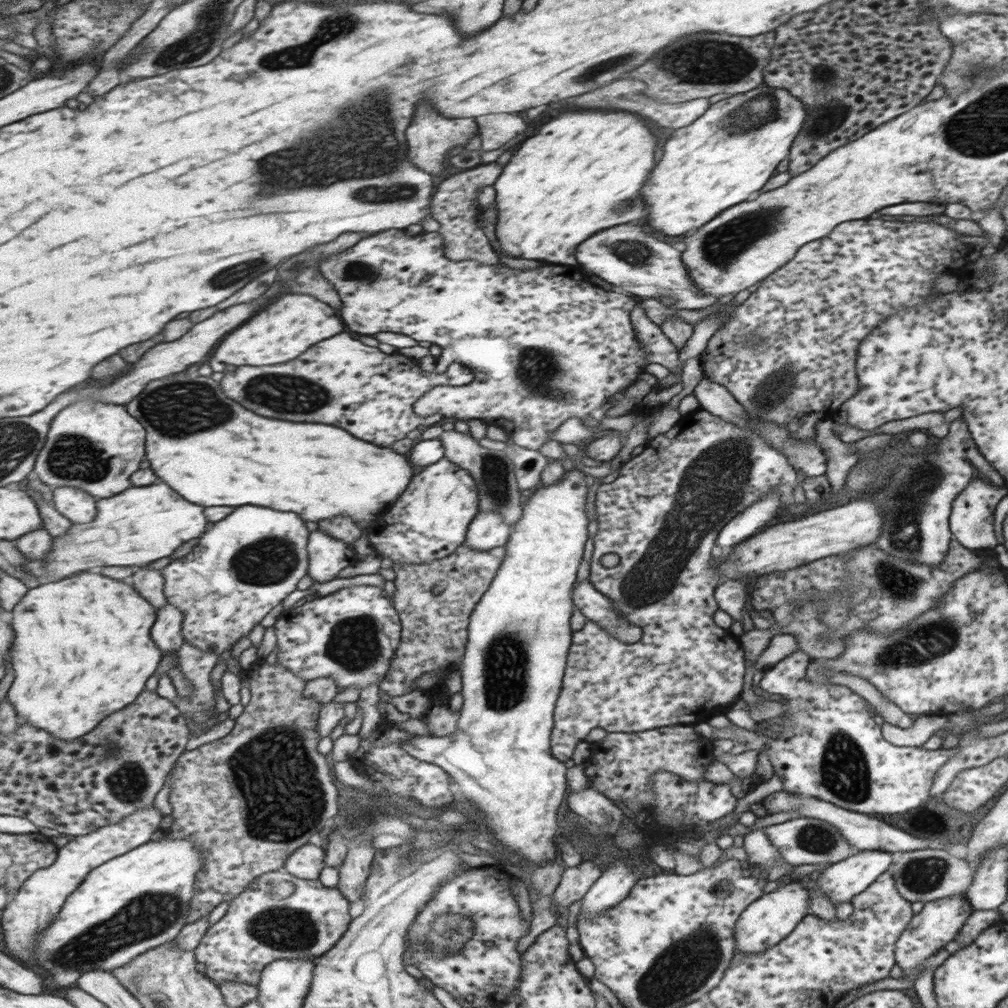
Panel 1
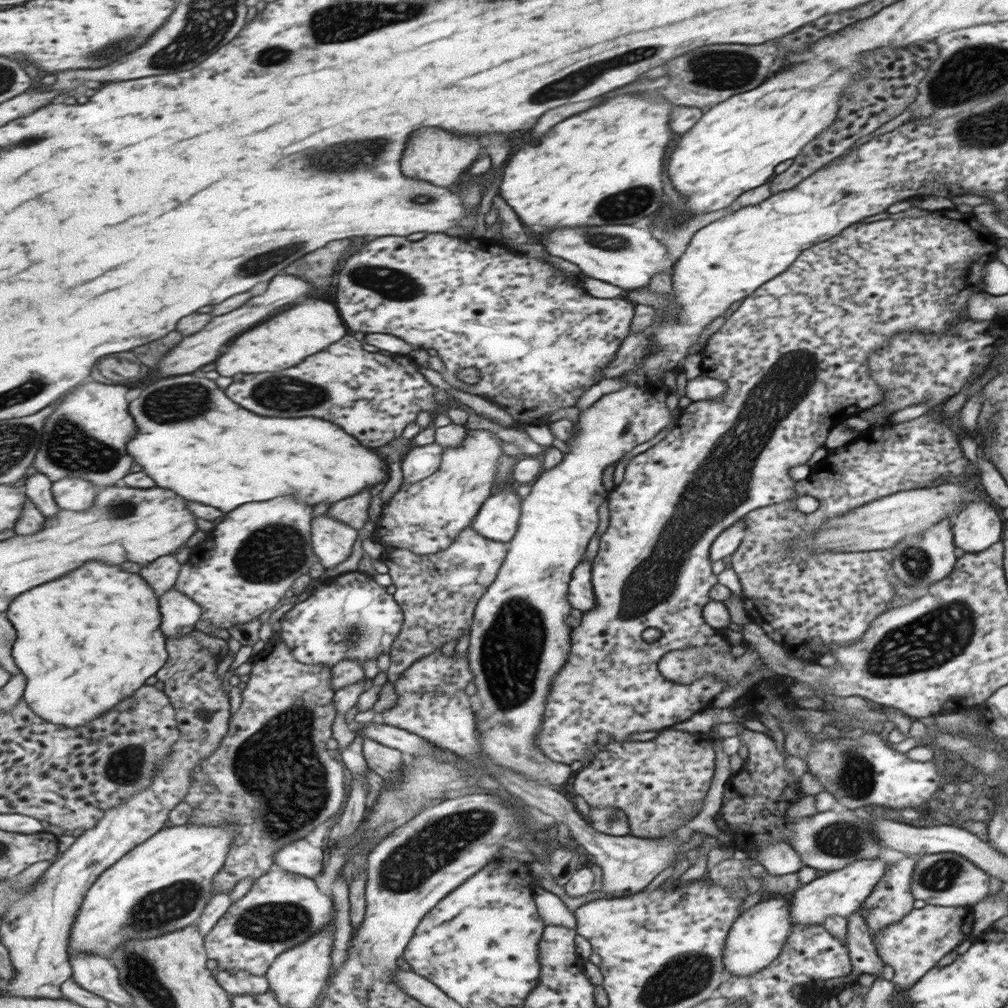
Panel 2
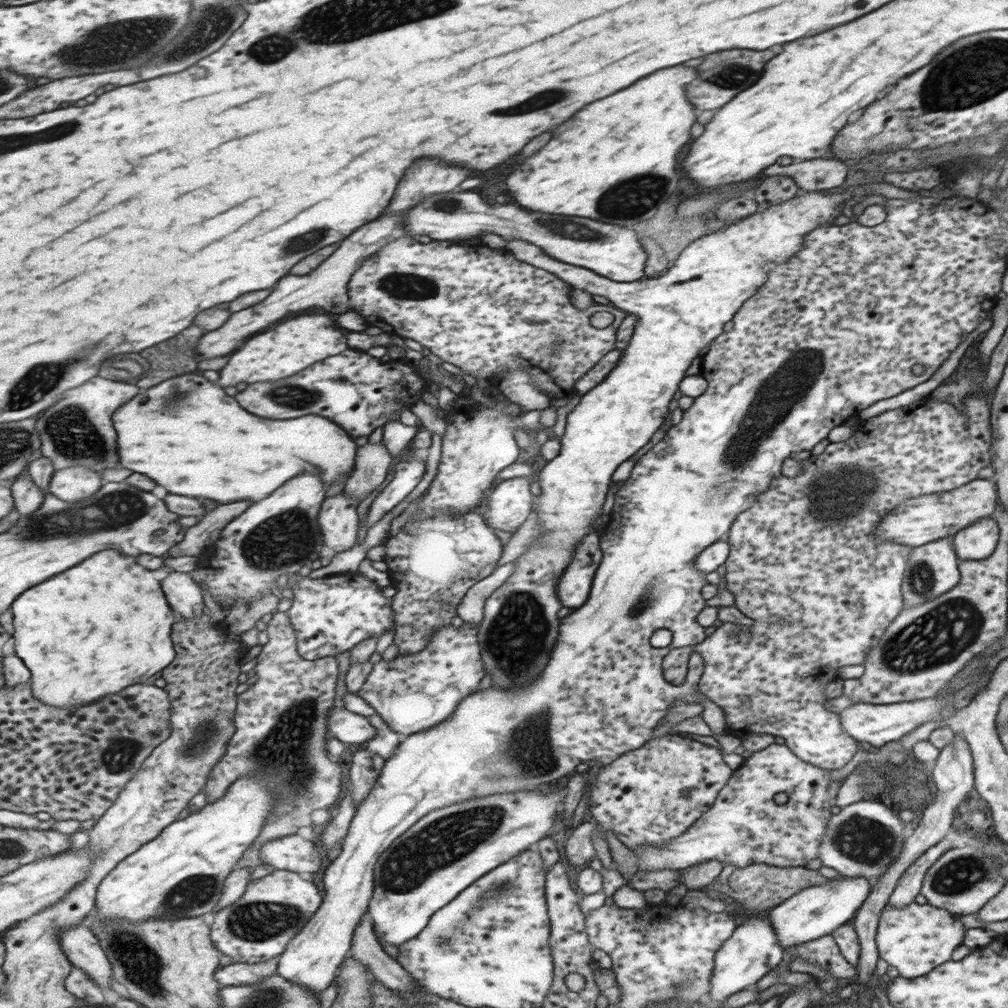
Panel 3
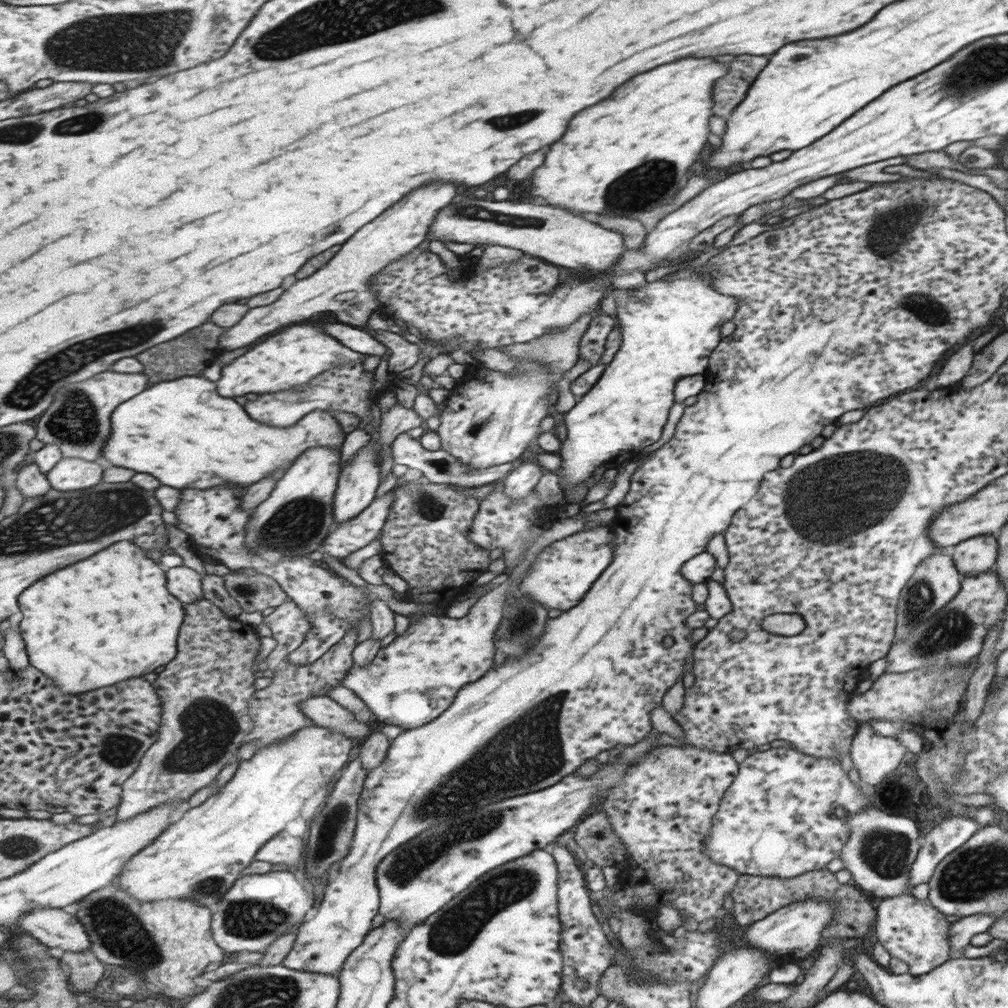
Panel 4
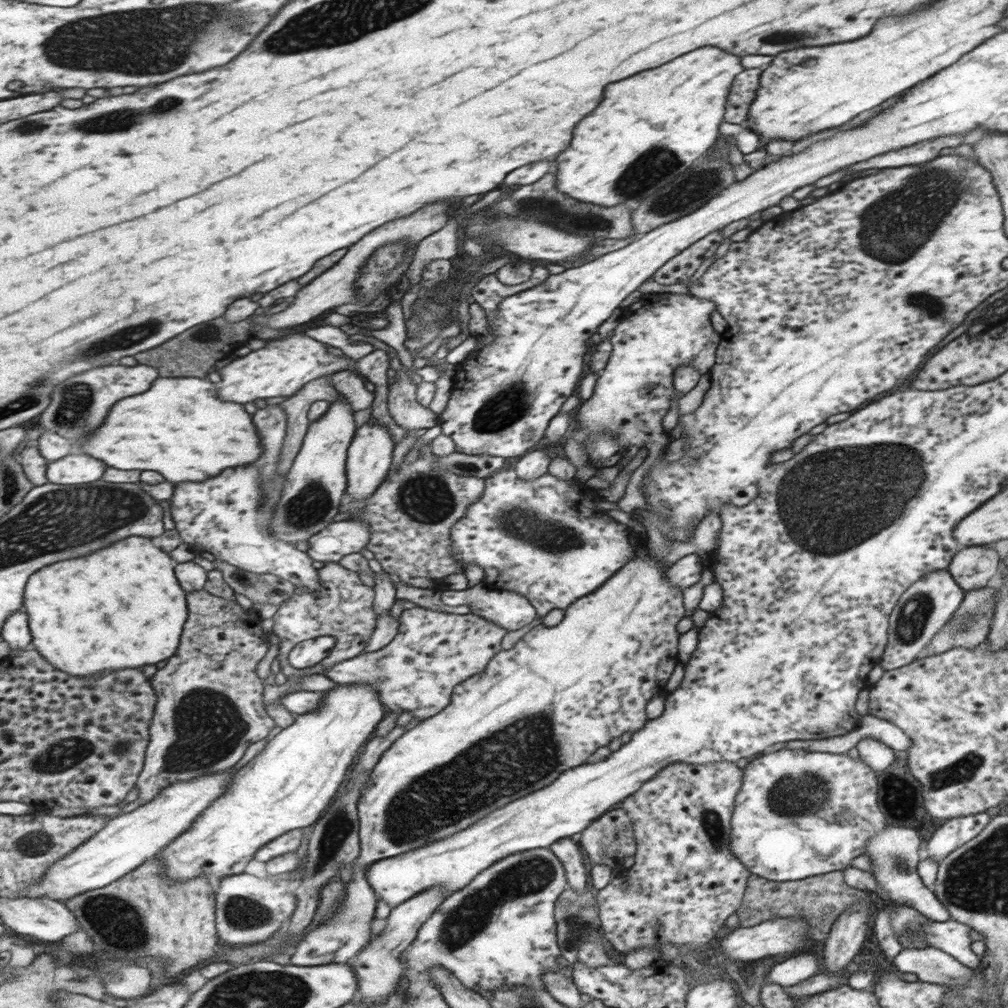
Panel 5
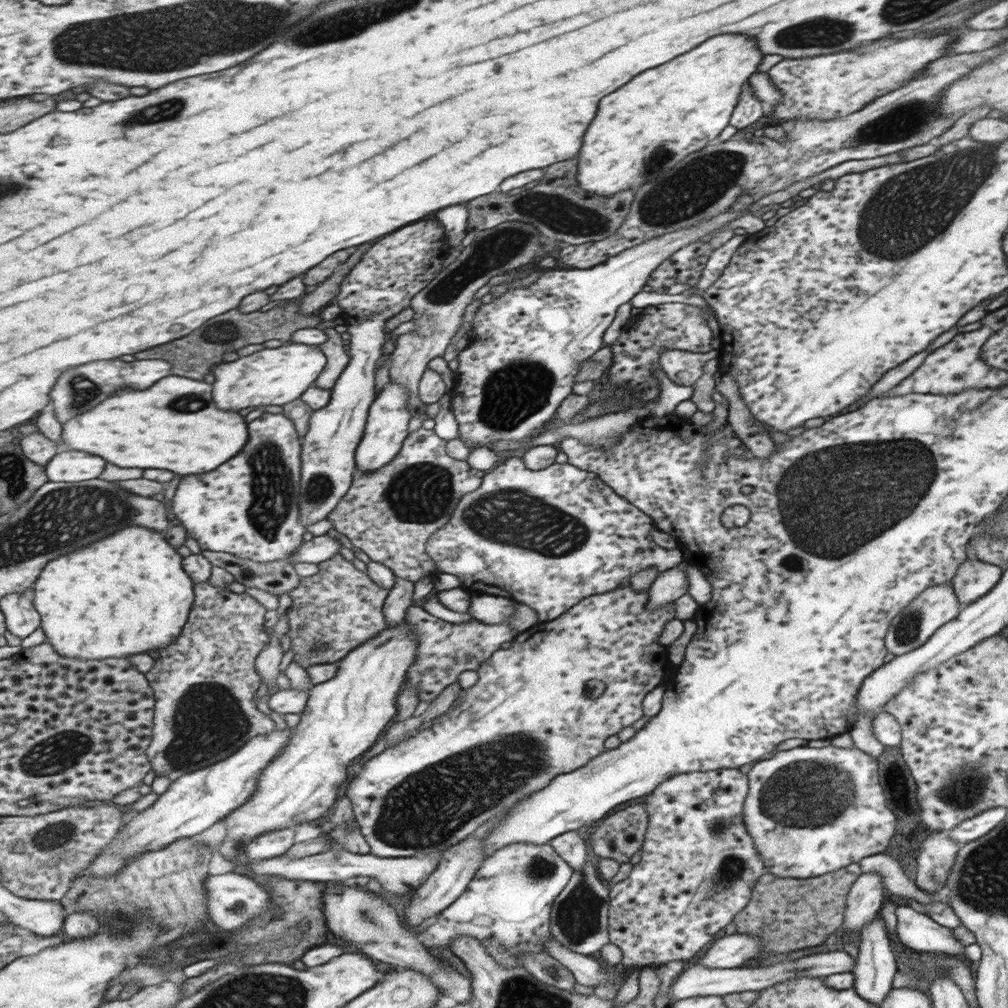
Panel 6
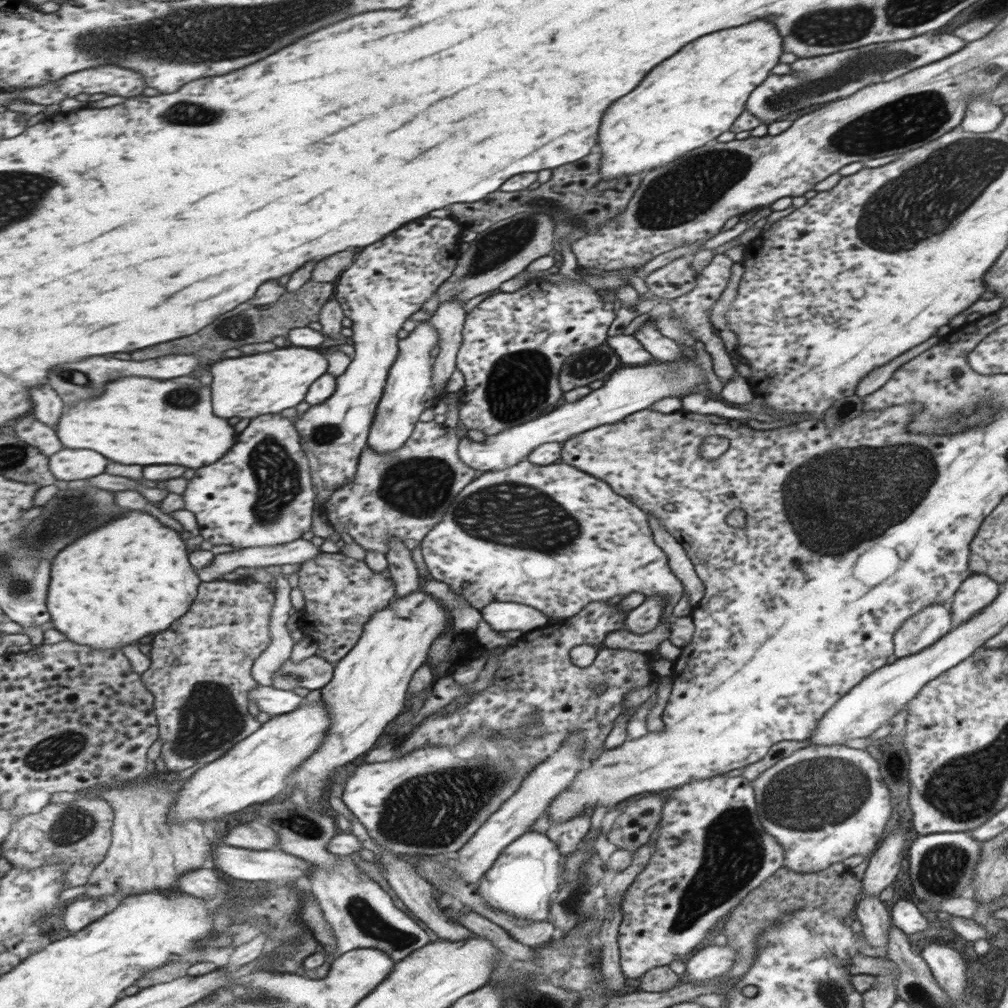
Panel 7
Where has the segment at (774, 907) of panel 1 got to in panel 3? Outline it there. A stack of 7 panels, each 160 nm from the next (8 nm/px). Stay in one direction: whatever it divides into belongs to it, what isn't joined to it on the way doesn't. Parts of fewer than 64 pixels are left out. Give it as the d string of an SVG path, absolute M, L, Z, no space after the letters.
M765 913L745 916L745 921L739 925L739 928L735 928L735 932L714 956L714 975L711 976L710 991L705 997L705 1002L721 1004L727 1000L727 997L752 988L757 980L765 978L771 972L771 968L777 962L782 961L782 956L783 948L778 943Z

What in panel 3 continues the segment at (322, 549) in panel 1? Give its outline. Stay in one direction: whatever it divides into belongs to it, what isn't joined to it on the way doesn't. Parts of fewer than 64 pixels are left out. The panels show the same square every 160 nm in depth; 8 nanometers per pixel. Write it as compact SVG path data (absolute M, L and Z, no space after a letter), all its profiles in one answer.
M343 490L331 498L326 498L319 523L322 528L325 546L335 554L345 552L357 544L359 536L359 503L349 498Z

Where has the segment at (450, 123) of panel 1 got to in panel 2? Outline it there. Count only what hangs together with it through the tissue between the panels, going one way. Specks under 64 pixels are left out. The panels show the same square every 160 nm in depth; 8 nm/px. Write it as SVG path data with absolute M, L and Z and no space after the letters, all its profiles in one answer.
M419 128L415 136L411 136L411 144L407 144L407 156L403 156L403 172L407 178L424 180L435 186L451 186L459 174L477 158L479 142L475 138L451 136L439 128Z

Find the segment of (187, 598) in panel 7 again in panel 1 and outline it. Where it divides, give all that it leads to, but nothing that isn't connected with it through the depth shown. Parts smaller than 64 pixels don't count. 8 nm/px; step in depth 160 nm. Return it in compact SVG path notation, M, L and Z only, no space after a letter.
M90 570L67 577L67 580L28 589L13 609L17 638L11 656L17 678L8 692L21 721L49 731L54 737L72 741L89 735L103 719L134 703L164 658L151 632L157 620L154 604L130 581L91 574Z

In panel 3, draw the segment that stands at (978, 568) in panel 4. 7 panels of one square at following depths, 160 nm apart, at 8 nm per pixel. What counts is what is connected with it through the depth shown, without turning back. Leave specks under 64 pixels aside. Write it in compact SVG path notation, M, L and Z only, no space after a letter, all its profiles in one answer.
M993 518L979 519L950 538L954 553L962 560L989 558L997 548L997 525Z

